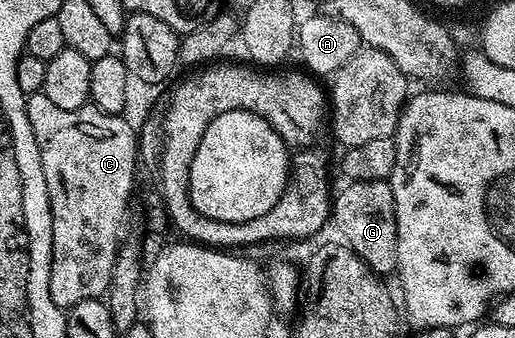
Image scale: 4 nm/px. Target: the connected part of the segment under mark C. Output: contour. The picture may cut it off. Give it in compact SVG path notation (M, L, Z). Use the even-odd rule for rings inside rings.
M37 92L26 98L26 113L28 122L32 126L32 134L36 138L36 146L40 150L40 166L44 170L44 182L48 186L48 198L50 199L50 213L52 214L52 254L50 255L50 293L52 302L63 310L76 306L76 302L96 300L105 297L110 291L110 279L112 278L112 266L118 257L120 239L118 231L122 228L122 219L126 216L126 206L130 202L130 190L134 186L134 167L140 164L140 140L136 135L136 128L129 124L125 115L113 116L104 110L93 106L87 106L80 110L60 110L47 98L43 92Z

